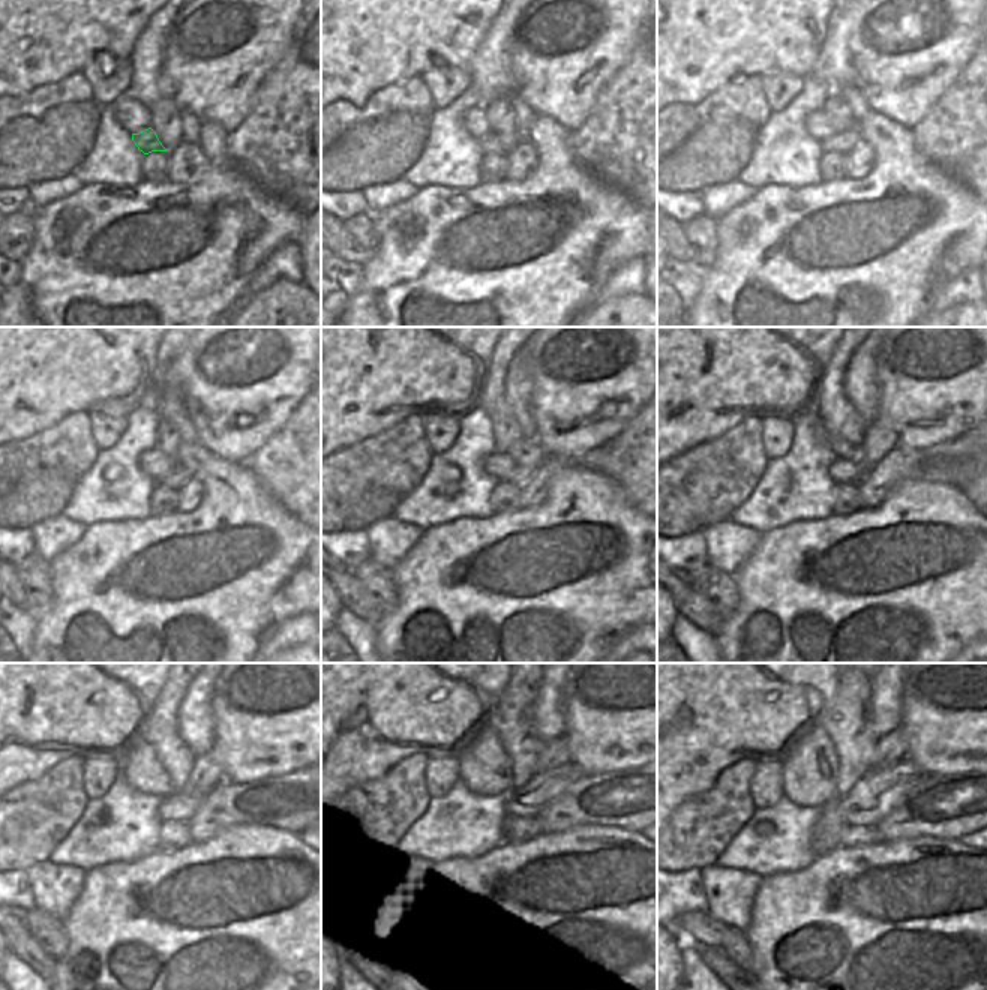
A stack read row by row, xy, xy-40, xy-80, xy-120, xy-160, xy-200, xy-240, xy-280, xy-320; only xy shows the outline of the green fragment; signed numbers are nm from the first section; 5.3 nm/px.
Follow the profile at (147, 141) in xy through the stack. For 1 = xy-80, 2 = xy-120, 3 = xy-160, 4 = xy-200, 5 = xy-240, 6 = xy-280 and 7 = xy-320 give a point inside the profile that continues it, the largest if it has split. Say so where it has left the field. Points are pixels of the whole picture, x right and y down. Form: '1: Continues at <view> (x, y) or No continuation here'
1: Continues at xy-80 (843, 143)
2: Continues at xy-120 (179, 476)
3: Continues at xy-160 (521, 474)
4: Continues at xy-200 (878, 441)
5: Continues at xy-240 (206, 774)
6: Continues at xy-280 (554, 753)
7: Continues at xy-320 (891, 747)

